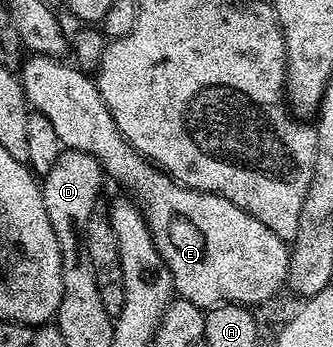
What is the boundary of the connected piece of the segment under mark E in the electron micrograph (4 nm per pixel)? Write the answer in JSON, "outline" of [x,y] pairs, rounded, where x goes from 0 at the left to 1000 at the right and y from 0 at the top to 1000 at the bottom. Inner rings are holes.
{"outline":[[[90,159],[63,179],[60,231],[66,236],[66,259],[78,277],[78,300],[93,317],[120,331],[132,331],[132,343],[144,343],[144,354],[156,354],[156,366],[168,375],[168,389],[180,401],[189,424],[225,429],[228,435],[252,435],[264,447],[276,447],[306,476],[306,496],[321,513],[330,510],[342,522],[357,522],[369,533],[375,553],[387,559],[414,605],[426,611],[426,625],[438,634],[438,651],[450,657],[456,689],[468,700],[468,712],[480,723],[480,735],[492,746],[492,758],[505,769],[505,781],[523,807],[523,841],[544,865],[565,873],[589,873],[589,885],[601,885],[610,896],[628,896],[646,879],[733,879],[742,885],[778,885],[796,867],[811,867],[832,850],[844,833],[862,818],[871,793],[871,723],[874,709],[862,697],[841,689],[841,677],[829,677],[829,666],[811,666],[805,654],[793,654],[793,643],[781,643],[781,631],[769,631],[757,620],[745,620],[745,608],[733,608],[721,597],[709,597],[709,585],[697,585],[685,573],[673,573],[658,556],[616,556],[598,545],[568,545],[559,533],[523,519],[508,499],[474,484],[459,464],[447,464],[441,452],[429,452],[423,441],[411,441],[390,415],[372,401],[372,389],[348,366],[348,354],[336,343],[336,331],[324,320],[324,308],[312,297],[312,285],[300,274],[294,248],[279,219],[261,216],[225,193],[219,184],[195,187],[195,173],[171,164],[132,164],[123,159]]]}

